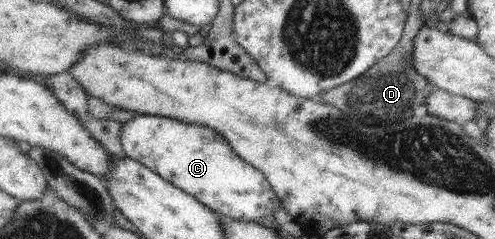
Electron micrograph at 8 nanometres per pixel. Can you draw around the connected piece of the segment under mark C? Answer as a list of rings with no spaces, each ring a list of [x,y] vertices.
[[[138,114],[123,123],[121,138],[127,156],[147,165],[219,214],[258,223],[280,206],[263,174],[241,160],[212,128],[166,116]]]

